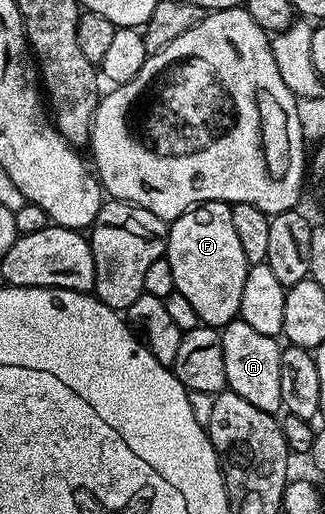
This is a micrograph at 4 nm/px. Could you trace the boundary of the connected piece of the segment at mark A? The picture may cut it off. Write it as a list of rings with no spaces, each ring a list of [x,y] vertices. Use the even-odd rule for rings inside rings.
[[[240,317],[228,326],[221,328],[222,344],[224,345],[224,373],[226,386],[236,392],[248,405],[256,405],[256,409],[278,413],[283,410],[280,397],[280,353],[282,347],[279,340],[272,335],[259,333],[252,329]]]

